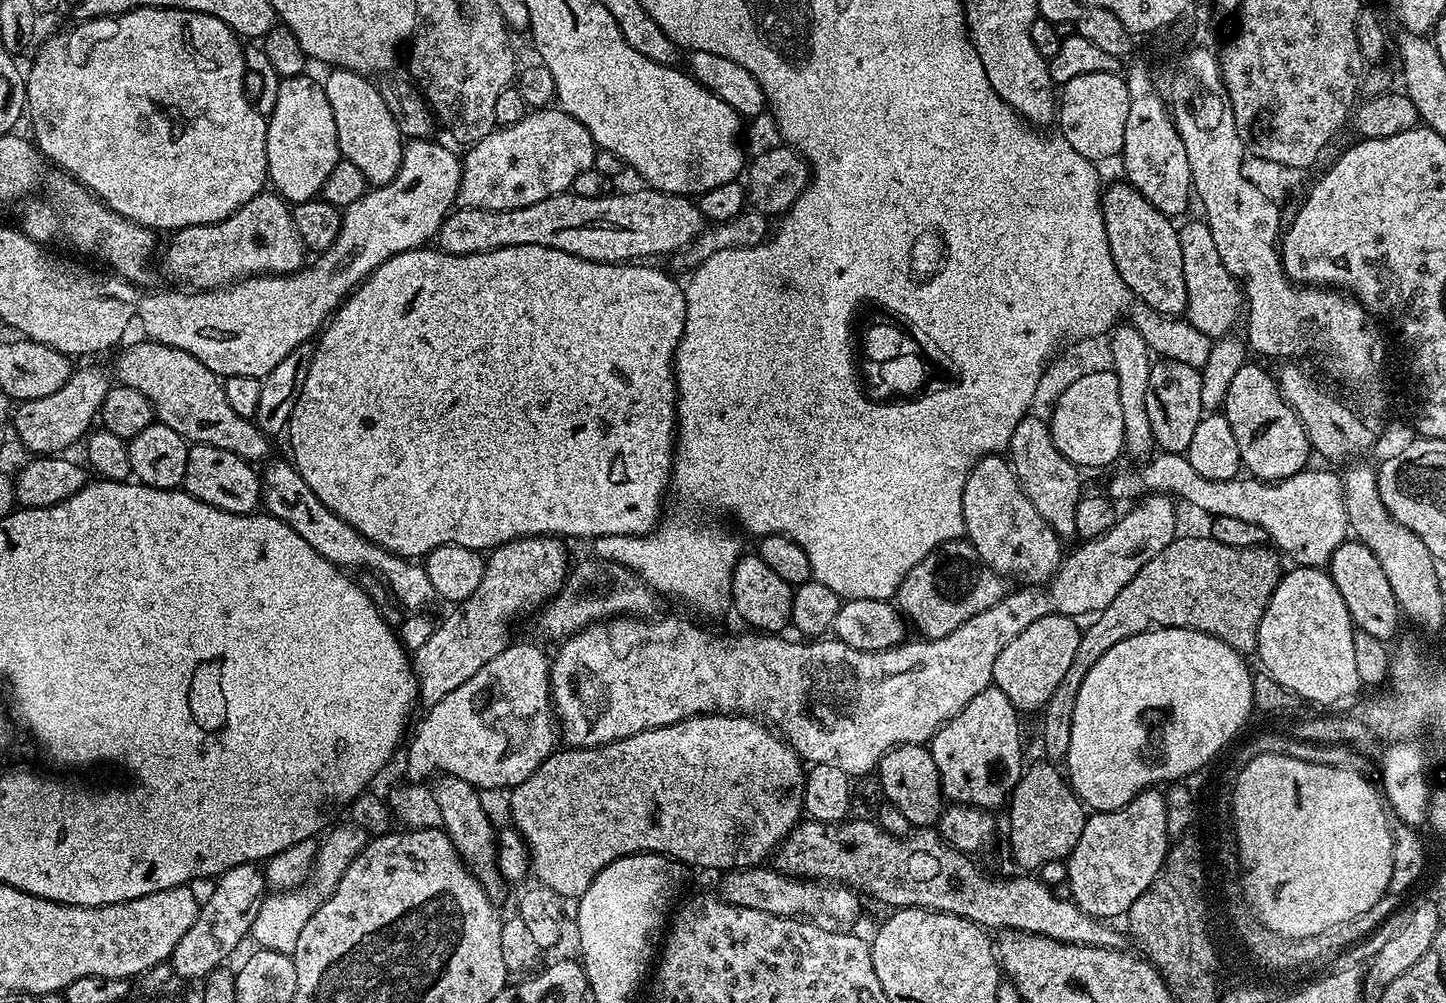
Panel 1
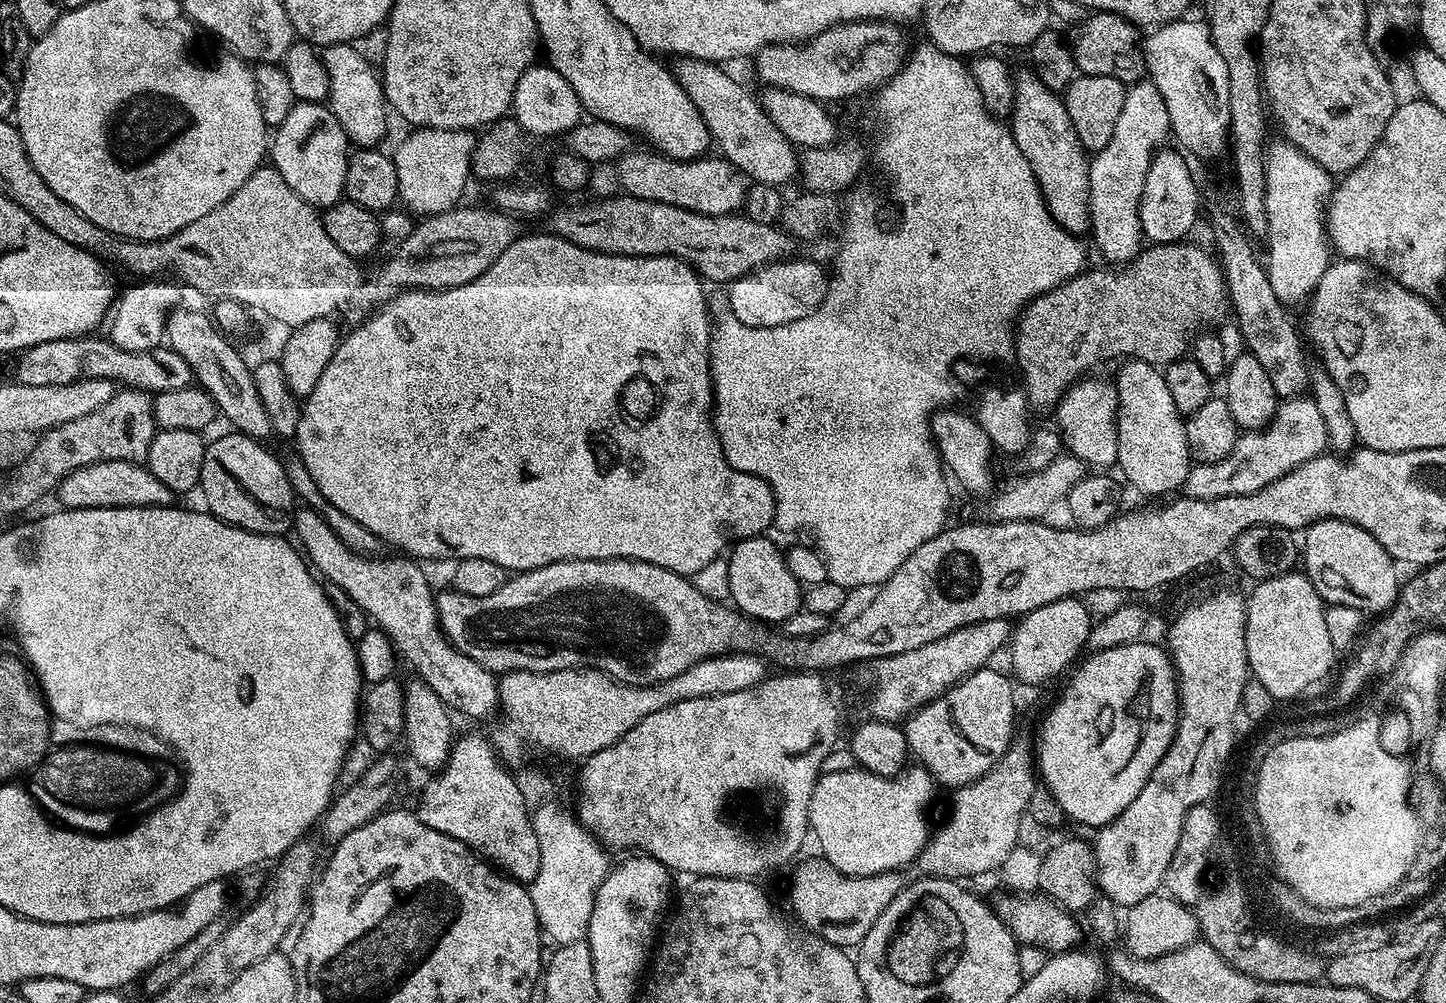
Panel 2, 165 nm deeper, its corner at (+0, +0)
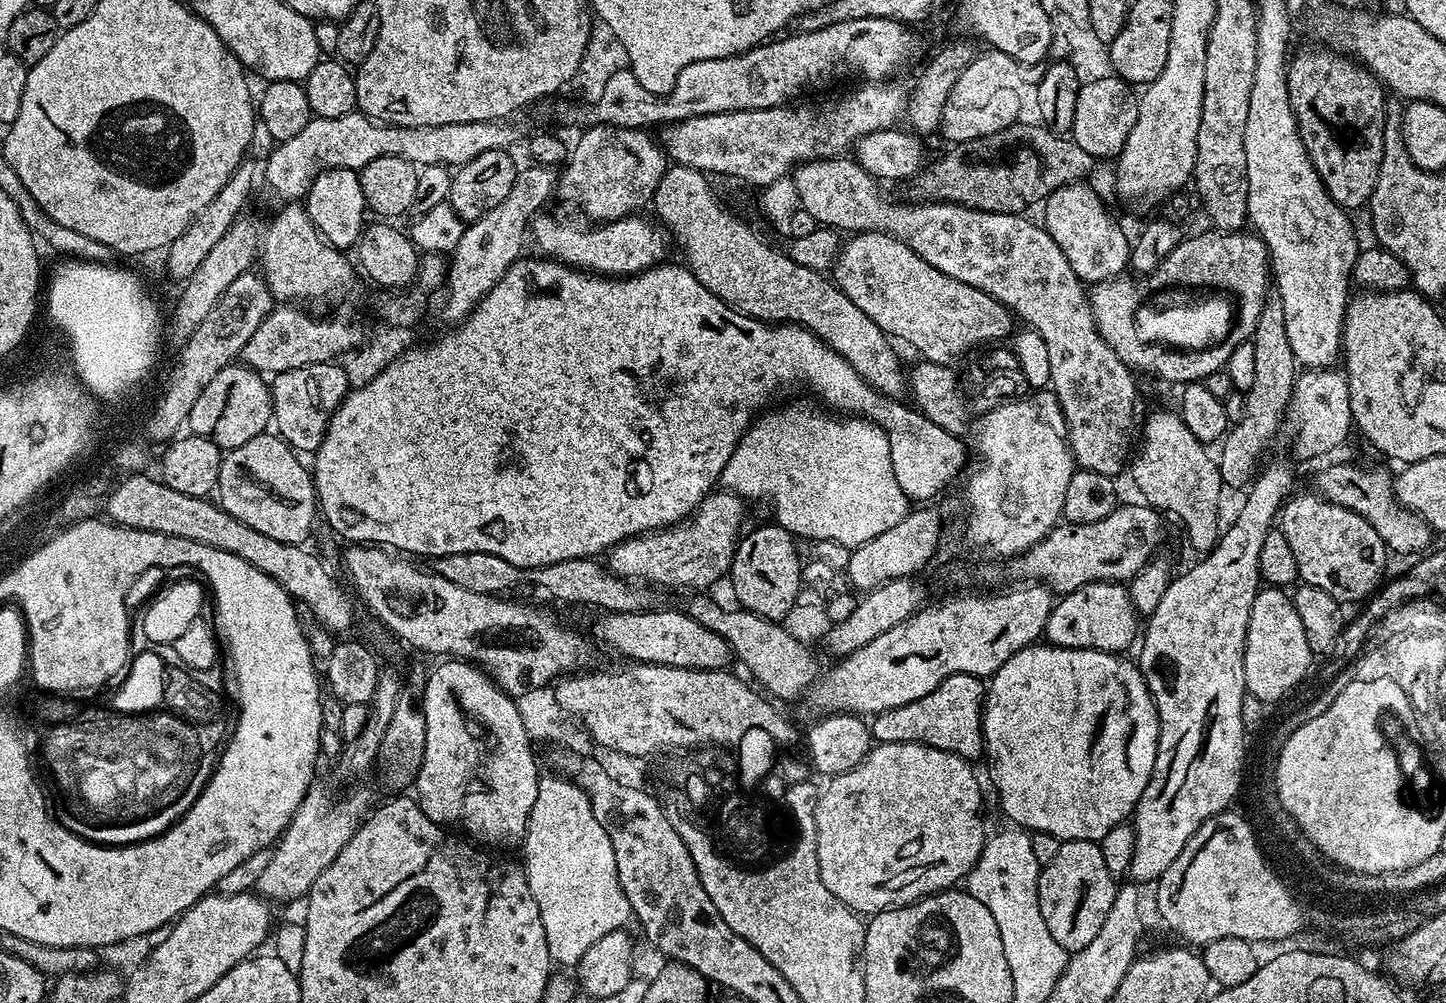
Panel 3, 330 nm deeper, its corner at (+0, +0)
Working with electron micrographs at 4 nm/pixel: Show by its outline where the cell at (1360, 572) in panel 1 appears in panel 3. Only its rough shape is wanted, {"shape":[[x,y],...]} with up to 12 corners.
{"shape":[[1319,494],[1289,495],[1278,531],[1299,579],[1367,601],[1390,559],[1378,530]]}

